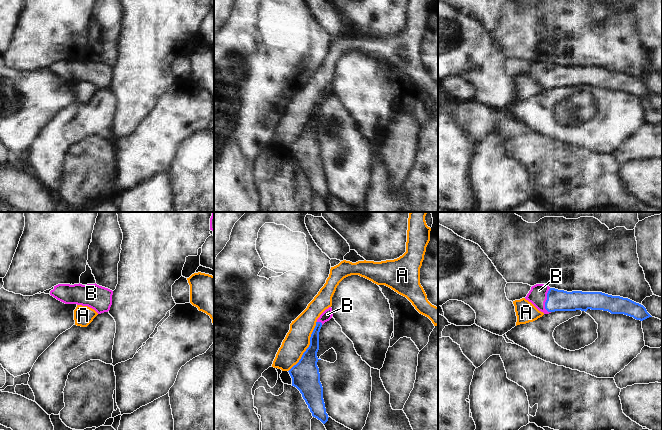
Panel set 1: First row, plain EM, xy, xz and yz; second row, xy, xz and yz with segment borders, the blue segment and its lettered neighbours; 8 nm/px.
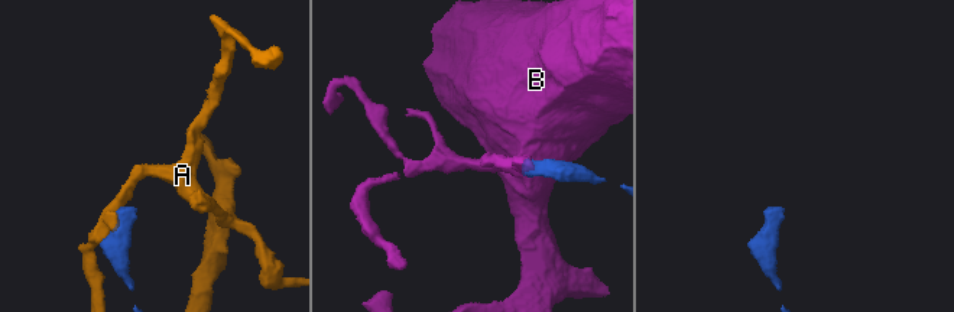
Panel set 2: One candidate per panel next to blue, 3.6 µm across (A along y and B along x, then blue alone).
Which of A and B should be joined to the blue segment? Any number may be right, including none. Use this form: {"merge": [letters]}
{"merge": ["B"]}

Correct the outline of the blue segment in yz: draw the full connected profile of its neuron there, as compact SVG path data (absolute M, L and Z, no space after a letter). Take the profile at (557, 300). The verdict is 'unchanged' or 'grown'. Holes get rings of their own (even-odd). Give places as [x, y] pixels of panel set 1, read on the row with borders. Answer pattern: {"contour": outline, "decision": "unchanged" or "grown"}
{"contour": "M536 284L525 297L539 311L549 314L555 311L603 310L611 314L624 314L643 321L652 317L646 308L628 298L612 296L602 292L567 292L550 288L547 284Z", "decision": "grown"}

